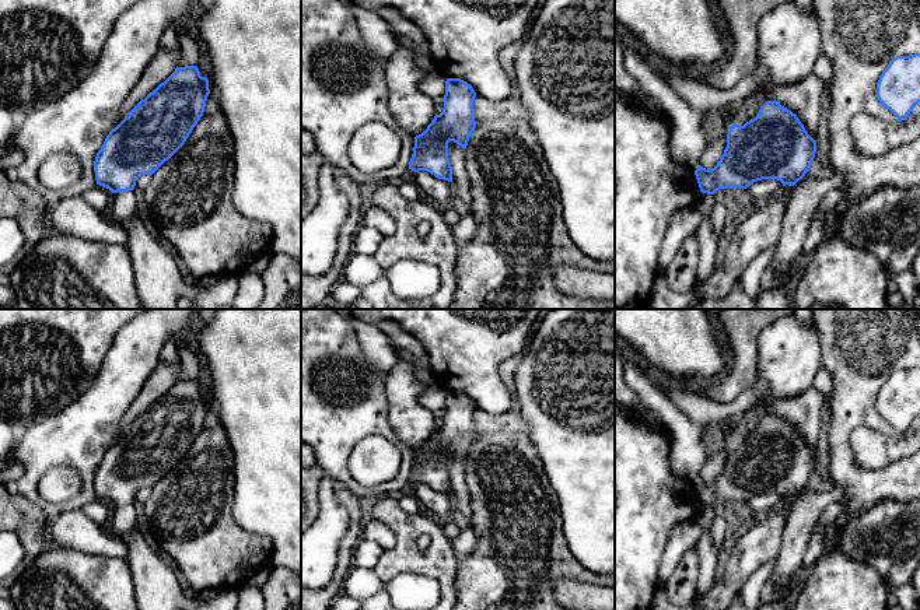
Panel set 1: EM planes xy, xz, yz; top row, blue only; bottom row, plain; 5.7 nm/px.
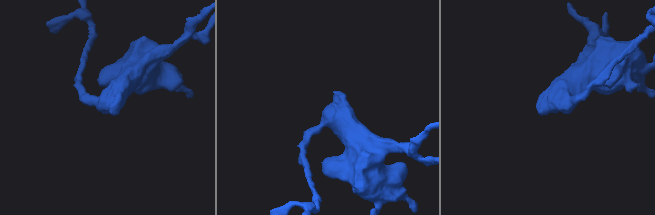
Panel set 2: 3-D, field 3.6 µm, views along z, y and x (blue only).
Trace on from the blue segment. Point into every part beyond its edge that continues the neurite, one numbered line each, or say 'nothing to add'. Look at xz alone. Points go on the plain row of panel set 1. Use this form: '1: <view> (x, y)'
nothing to add

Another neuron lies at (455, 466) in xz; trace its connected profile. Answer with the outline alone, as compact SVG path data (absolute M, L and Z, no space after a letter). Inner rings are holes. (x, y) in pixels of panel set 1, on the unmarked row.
M454 455L448 456L448 471L452 480L452 495L458 499L458 508L464 516L471 522L472 509L469 491L465 481L465 463Z

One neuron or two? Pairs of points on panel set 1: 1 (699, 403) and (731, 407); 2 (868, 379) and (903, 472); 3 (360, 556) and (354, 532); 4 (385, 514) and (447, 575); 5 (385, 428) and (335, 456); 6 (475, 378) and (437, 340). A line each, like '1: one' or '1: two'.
1: one
2: one
3: two
4: one
5: one
6: one

